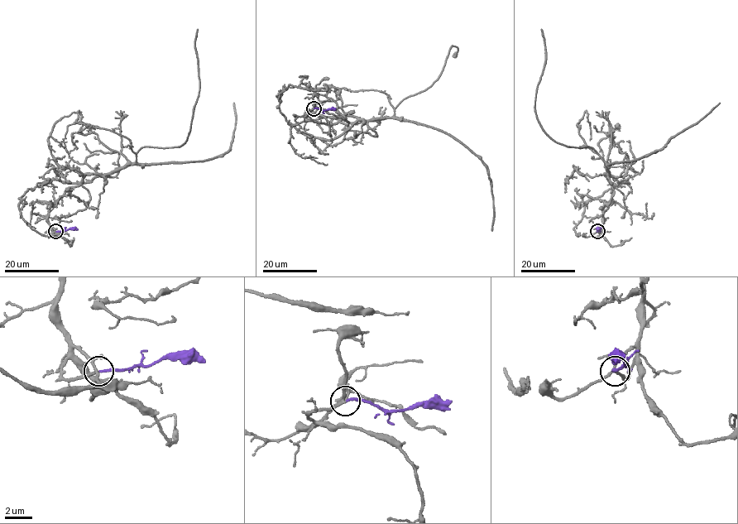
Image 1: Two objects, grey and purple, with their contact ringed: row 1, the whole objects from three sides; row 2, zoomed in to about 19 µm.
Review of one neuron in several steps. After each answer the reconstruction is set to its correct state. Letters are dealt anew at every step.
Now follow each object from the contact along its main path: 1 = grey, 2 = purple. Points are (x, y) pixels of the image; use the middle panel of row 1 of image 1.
1: (314, 108), (306, 113), (325, 124), (343, 116), (390, 117), (437, 79), (452, 45), (456, 52)
2: (314, 108), (335, 108)

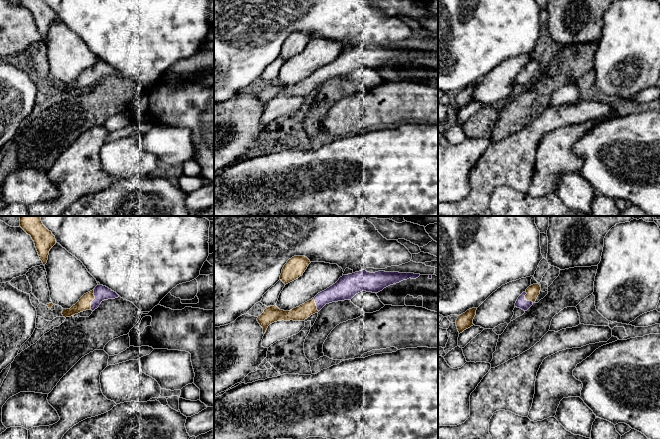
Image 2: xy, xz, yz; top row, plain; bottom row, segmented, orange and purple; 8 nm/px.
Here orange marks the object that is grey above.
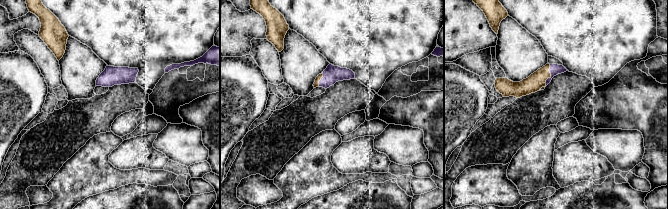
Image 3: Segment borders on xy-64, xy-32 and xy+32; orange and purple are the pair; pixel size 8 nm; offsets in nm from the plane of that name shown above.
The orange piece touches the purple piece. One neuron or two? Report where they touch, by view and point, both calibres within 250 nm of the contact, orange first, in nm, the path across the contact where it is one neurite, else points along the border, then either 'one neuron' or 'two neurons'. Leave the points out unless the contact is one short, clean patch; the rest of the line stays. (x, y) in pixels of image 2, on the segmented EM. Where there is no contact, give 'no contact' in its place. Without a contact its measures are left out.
contact xy (94, 298); calibres 110 and 120 nm; way xy (84, 303), (94, 298), (101, 293); one neuron

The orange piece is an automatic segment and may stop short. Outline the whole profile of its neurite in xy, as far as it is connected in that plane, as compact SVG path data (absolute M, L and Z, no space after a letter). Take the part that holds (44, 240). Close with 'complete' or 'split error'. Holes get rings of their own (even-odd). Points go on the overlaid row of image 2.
M19 216L20 227L31 236L43 265L50 249L56 244L55 236L42 223L40 216Z; complete

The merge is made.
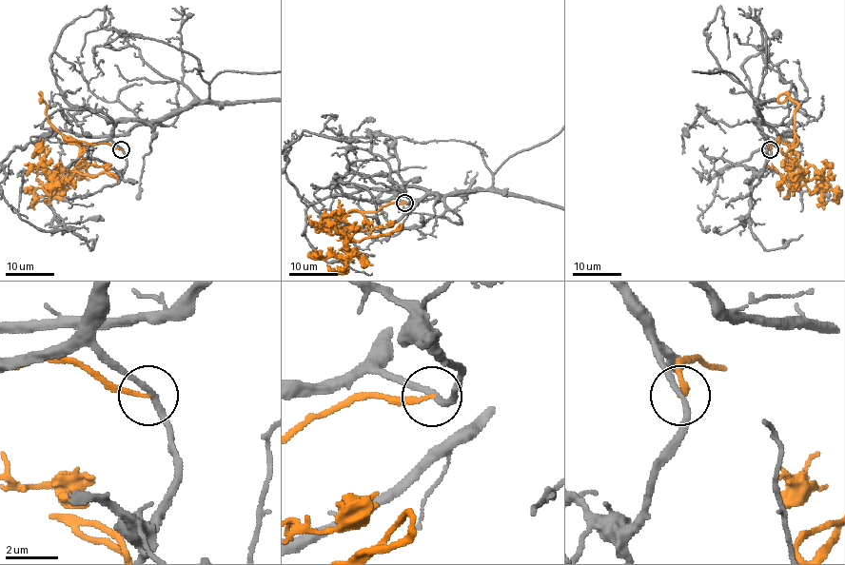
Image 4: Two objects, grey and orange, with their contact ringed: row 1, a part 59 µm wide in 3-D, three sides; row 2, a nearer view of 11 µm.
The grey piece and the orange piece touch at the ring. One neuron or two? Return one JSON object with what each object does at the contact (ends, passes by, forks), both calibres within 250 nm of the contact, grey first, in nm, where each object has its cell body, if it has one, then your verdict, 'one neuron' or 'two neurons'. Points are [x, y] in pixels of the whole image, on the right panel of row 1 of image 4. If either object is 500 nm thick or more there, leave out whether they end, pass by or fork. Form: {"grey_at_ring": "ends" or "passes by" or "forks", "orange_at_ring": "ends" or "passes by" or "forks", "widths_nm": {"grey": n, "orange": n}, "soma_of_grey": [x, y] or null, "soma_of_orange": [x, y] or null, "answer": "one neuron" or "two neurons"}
{"grey_at_ring": "passes by", "orange_at_ring": "ends", "widths_nm": {"grey": 200, "orange": 150}, "soma_of_grey": null, "soma_of_orange": null, "answer": "two neurons"}

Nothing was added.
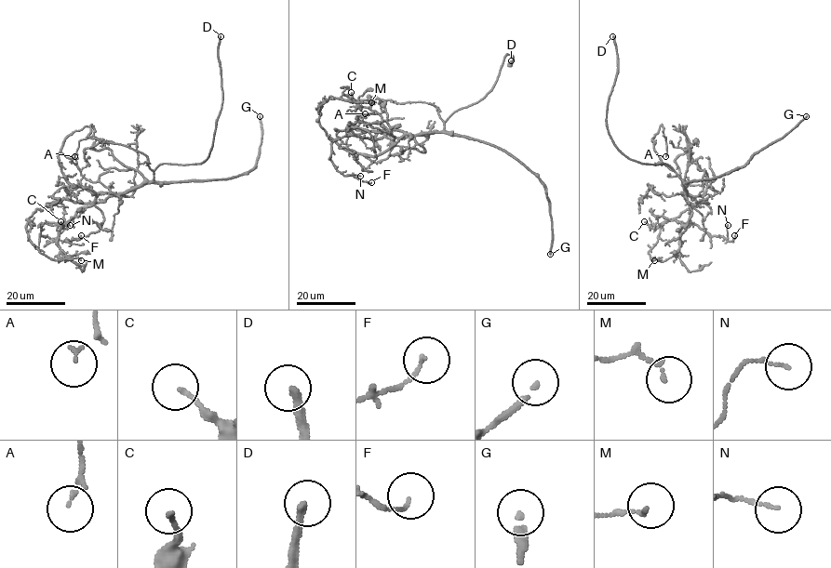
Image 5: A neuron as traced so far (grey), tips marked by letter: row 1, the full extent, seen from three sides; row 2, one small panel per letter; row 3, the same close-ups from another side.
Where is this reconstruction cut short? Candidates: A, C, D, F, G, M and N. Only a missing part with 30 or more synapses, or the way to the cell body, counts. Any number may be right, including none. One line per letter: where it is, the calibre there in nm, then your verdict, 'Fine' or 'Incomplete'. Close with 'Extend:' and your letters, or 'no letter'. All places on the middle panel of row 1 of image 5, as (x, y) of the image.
A: Place: (365, 113). Thickness 100 nm. Fine
C: Place: (351, 92). Thickness 130 nm. Fine
D: Place: (511, 60). Thickness 240 nm. Fine
F: Place: (371, 182). Thickness 100 nm. Fine
G: Place: (550, 254). Thickness 160 nm. Incomplete
M: Place: (371, 102). Thickness 120 nm. Fine
N: Place: (360, 176). Thickness 100 nm. Fine
Extend: G

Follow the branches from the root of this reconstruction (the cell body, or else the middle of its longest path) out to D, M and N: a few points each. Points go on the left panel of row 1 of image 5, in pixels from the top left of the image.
D: (142, 186), (154, 178), (154, 170), (161, 164), (200, 164), (207, 157), (222, 98), (218, 55), (221, 36)
M: (142, 186), (102, 202), (60, 199), (28, 217), (28, 239), (42, 253), (55, 260), (81, 260)
N: (142, 186), (100, 193), (63, 224), (43, 223), (40, 235), (55, 239), (70, 225)

